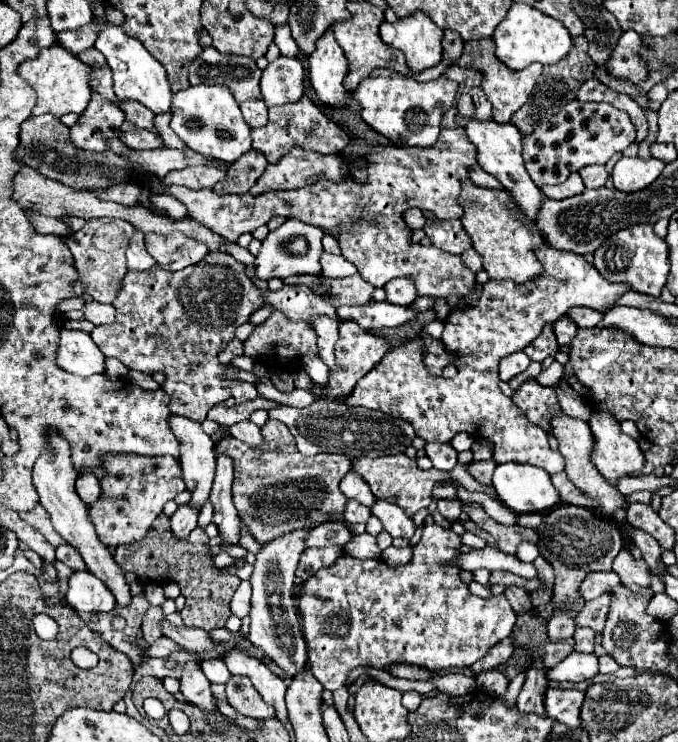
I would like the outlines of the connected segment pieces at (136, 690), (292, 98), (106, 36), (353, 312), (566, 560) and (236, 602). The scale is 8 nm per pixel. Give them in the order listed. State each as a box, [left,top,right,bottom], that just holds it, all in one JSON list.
[[131,676,179,712],[261,56,303,106],[93,8,173,114],[337,302,419,330],[539,504,623,642],[231,582,251,618]]

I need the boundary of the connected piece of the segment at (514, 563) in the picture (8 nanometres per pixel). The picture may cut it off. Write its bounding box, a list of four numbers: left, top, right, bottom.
[457,548,537,578]

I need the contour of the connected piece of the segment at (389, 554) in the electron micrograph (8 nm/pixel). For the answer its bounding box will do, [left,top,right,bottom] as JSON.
[381,546,411,566]

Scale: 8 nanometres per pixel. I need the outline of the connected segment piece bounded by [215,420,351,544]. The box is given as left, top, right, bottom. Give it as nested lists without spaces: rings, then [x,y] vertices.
[[[267,420],[261,428],[261,434],[267,438],[265,448],[251,448],[237,438],[223,438],[217,442],[215,452],[227,454],[233,458],[235,466],[235,480],[233,480],[233,502],[239,512],[239,518],[249,526],[249,532],[261,542],[271,542],[277,534],[289,534],[289,530],[305,530],[305,526],[321,526],[333,518],[333,514],[345,512],[347,496],[339,490],[341,478],[351,470],[351,460],[345,454],[317,454],[317,456],[303,456],[297,446],[295,438],[289,434],[287,426],[277,420]]]

